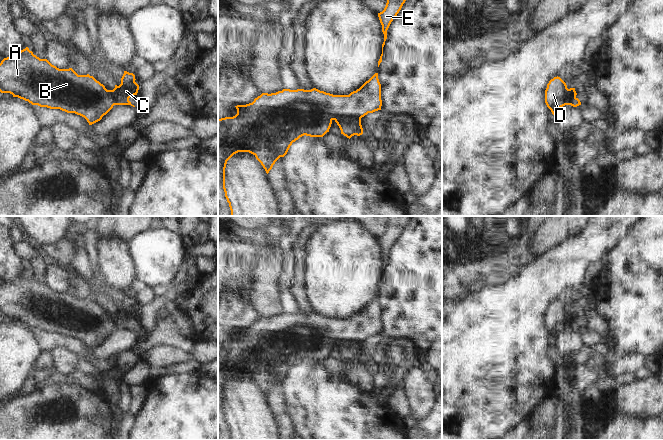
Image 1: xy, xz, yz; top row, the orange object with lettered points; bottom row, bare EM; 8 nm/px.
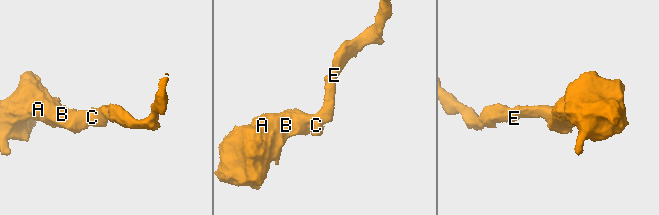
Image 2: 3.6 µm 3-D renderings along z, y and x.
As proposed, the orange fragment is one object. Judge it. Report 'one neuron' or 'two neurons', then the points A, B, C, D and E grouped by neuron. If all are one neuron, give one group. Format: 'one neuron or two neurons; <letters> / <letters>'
one neuron; A B C D E

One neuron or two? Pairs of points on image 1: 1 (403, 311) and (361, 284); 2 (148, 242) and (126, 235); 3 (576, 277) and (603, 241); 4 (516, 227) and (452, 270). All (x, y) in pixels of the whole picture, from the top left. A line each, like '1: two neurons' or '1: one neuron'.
1: two neurons
2: two neurons
3: one neuron
4: one neuron

